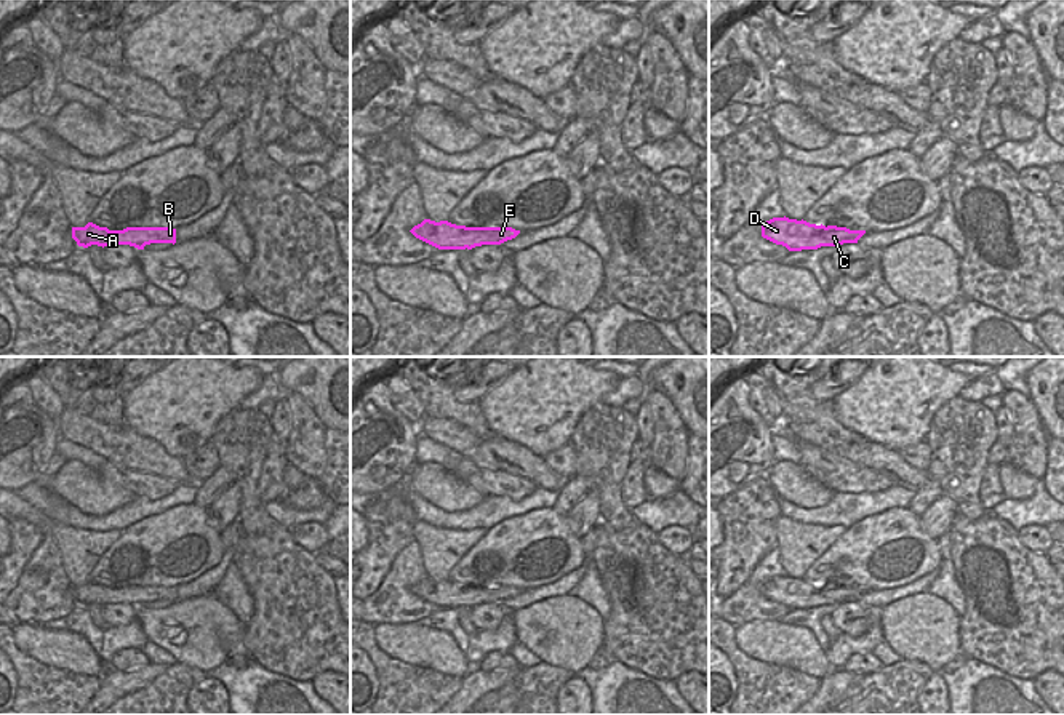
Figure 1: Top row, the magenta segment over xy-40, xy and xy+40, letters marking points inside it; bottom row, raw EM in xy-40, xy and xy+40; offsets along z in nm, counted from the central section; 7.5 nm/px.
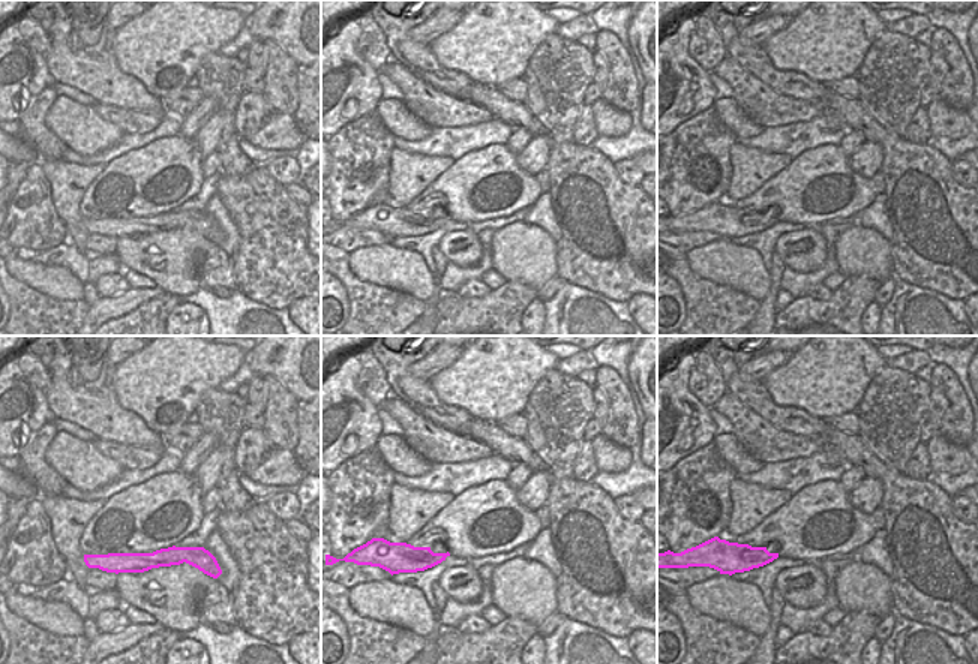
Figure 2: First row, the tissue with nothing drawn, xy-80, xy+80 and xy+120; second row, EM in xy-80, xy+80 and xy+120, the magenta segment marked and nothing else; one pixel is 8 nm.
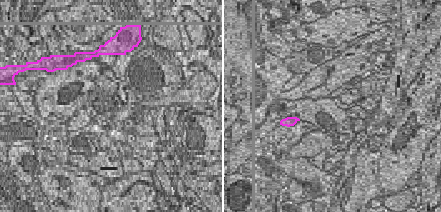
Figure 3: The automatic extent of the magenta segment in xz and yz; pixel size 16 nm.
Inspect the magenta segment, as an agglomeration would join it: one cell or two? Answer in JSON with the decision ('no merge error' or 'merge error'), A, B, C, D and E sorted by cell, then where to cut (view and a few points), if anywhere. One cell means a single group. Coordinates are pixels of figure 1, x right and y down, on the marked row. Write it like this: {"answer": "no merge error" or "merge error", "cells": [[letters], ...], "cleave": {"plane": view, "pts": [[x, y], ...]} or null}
{"answer": "no merge error", "cells": [["A", "B", "C", "D", "E"]], "cleave": null}

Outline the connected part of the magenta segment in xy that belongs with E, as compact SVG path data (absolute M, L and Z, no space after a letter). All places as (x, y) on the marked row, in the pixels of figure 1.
M424 219L410 232L438 250L472 250L482 245L501 245L520 234L512 227L466 227L430 219Z

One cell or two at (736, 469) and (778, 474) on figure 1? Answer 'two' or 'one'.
two

